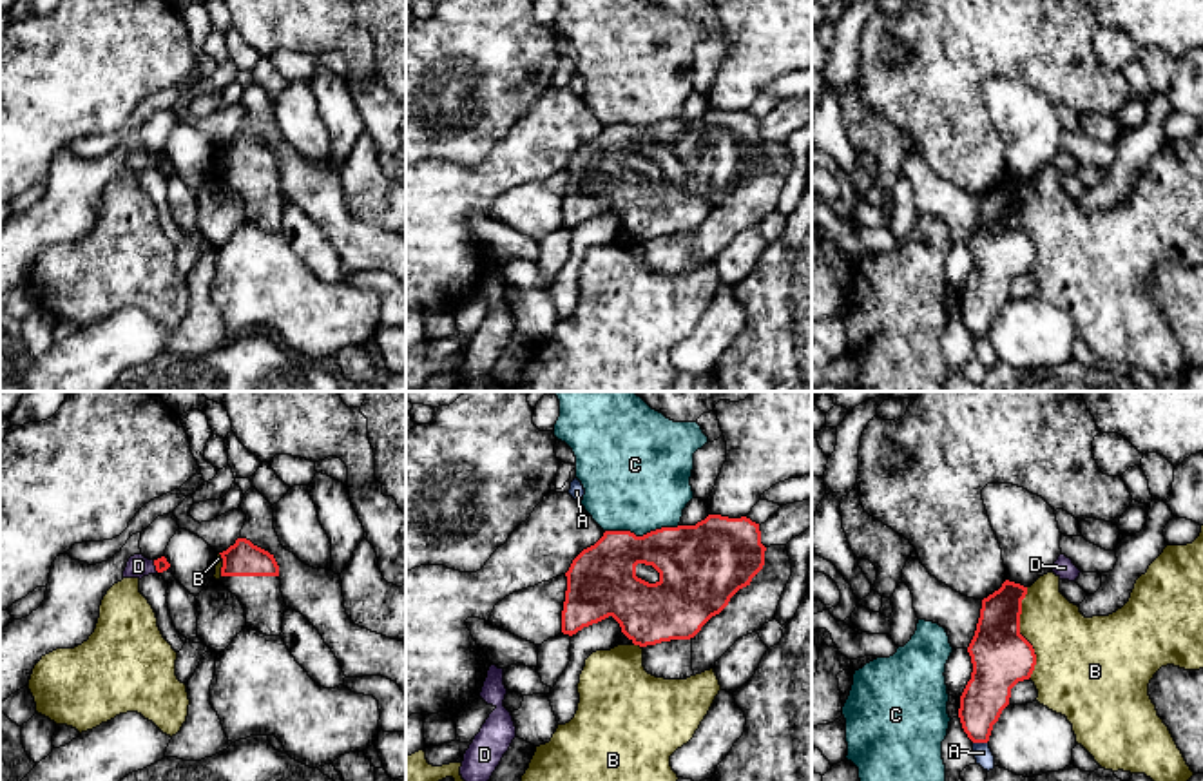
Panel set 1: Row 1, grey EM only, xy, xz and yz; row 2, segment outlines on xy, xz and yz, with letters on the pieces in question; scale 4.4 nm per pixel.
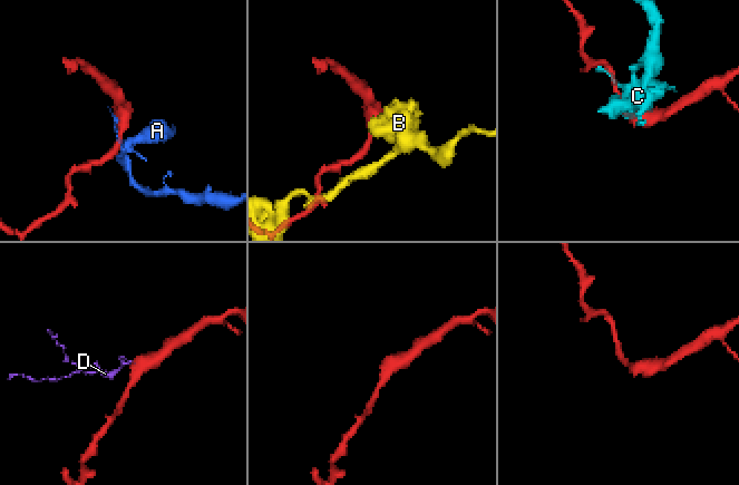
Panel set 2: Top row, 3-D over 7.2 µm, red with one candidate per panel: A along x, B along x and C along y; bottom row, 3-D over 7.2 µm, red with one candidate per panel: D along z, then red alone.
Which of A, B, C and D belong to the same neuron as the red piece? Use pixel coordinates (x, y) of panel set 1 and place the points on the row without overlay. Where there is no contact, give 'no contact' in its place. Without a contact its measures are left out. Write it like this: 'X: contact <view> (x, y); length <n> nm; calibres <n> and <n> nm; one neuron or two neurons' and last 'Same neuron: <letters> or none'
A: contact yz (981, 336); length 60 nm; calibres 200 and 80 nm; two neurons
B: contact yz (1019, 227); length 400 nm; calibres 260 and 320 nm; two neurons
C: contact xz (644, 129); length 320 nm; calibres 320 and 460 nm; two neurons
D: contact xy (154, 158); length 60 nm; calibres 60 and 100 nm; one neuron
Same neuron: D

